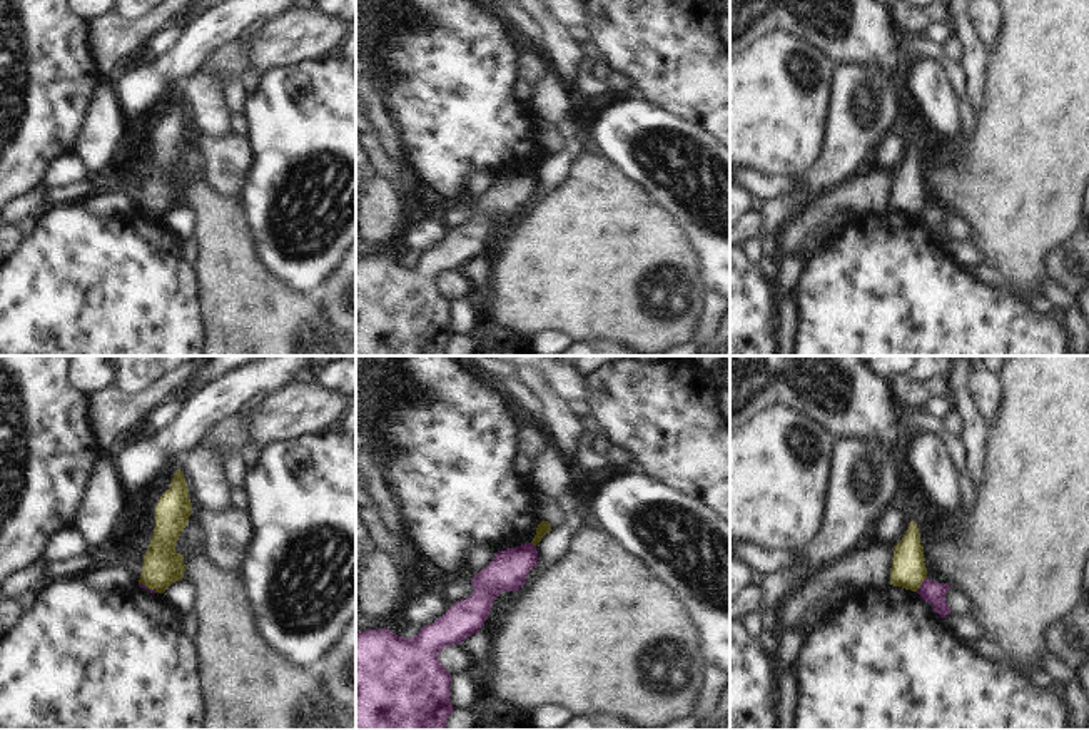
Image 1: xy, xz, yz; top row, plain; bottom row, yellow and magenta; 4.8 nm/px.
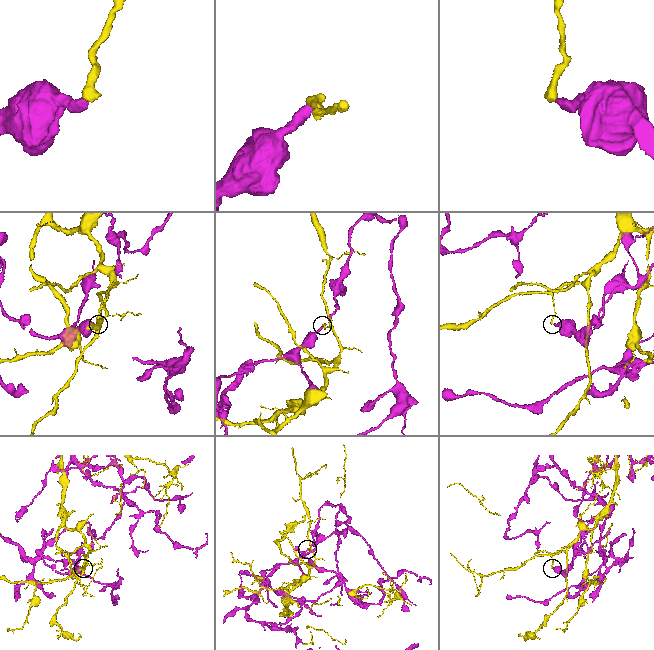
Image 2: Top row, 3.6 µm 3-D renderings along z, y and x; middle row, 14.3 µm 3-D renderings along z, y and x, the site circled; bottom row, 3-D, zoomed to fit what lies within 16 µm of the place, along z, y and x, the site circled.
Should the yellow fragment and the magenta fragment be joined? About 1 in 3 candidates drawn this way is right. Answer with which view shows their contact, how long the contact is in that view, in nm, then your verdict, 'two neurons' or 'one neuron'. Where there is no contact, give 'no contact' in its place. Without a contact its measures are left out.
yz | 90 nm | two neurons

